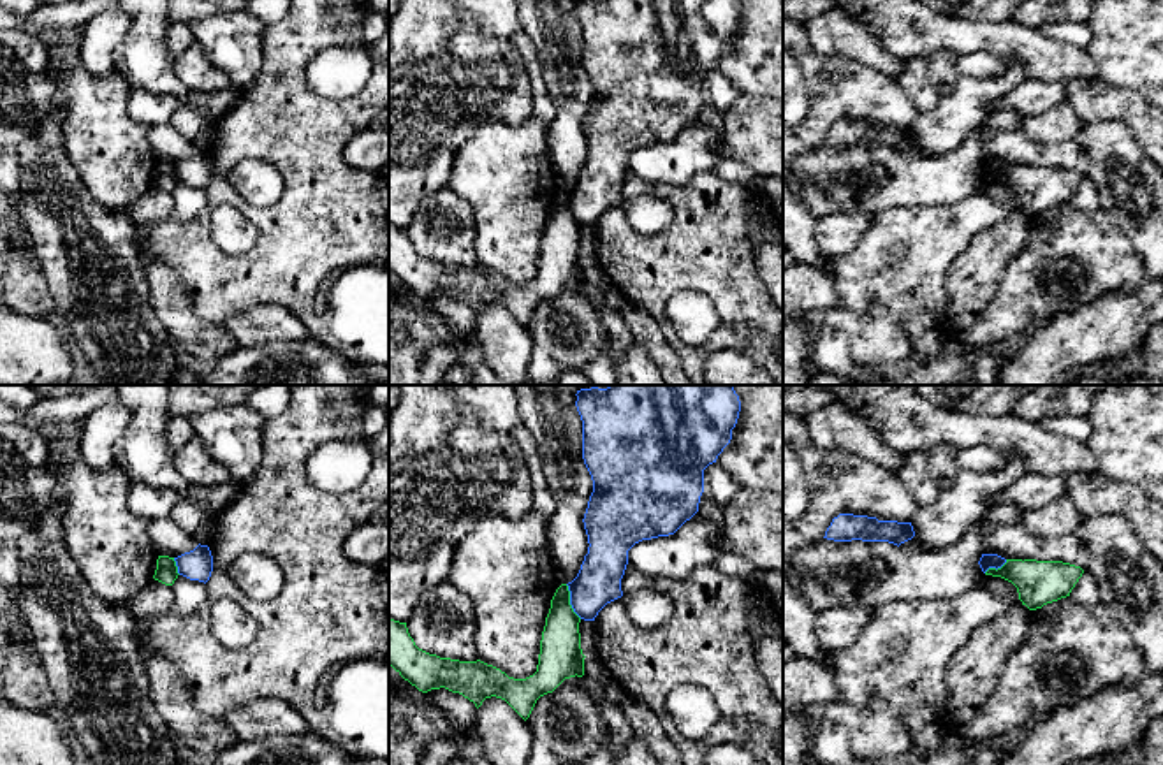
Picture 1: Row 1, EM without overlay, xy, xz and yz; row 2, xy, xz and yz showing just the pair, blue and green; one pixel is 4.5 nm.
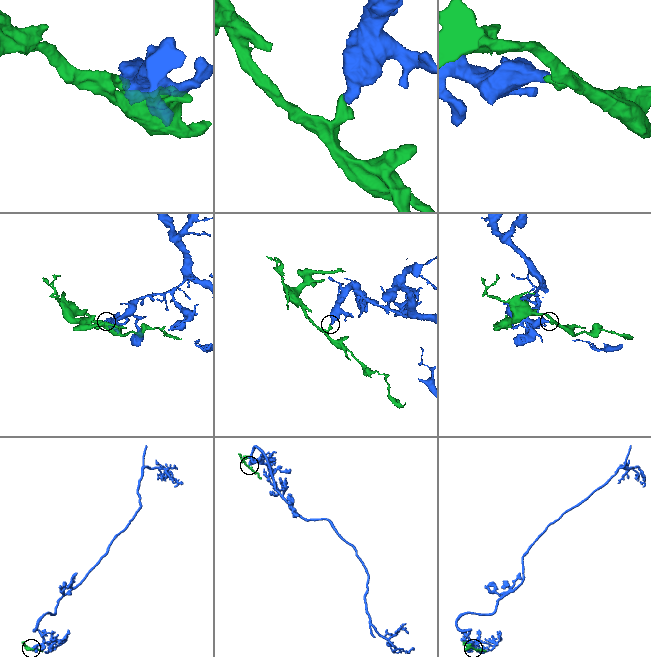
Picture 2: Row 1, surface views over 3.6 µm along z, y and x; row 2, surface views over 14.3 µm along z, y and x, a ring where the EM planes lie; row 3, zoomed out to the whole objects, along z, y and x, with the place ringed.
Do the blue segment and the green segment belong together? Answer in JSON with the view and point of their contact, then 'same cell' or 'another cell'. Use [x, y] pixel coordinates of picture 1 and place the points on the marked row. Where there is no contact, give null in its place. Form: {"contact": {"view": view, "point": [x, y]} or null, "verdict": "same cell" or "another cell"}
{"contact": {"view": "xz", "point": [570, 602]}, "verdict": "another cell"}

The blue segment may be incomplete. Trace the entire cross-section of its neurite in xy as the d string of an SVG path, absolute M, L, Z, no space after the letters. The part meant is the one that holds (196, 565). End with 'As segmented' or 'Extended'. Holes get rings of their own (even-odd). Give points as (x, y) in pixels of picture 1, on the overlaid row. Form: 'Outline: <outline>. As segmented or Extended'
Outline: M197 545L194 550L174 557L178 573L199 582L208 582L213 572L213 556L208 545Z. As segmented

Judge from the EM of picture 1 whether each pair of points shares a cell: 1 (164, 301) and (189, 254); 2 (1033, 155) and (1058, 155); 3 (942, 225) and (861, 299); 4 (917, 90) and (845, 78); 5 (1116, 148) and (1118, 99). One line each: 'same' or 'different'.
1: different
2: same
3: same
4: different
5: different

